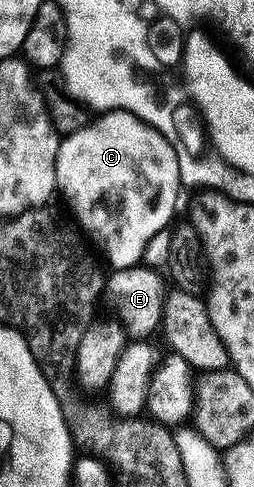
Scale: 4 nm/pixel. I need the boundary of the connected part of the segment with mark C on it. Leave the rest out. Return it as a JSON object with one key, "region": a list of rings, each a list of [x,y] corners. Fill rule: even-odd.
{"region":[[[105,111],[85,123],[82,129],[61,138],[56,162],[56,190],[61,196],[64,194],[69,209],[76,214],[79,230],[86,233],[98,251],[100,246],[99,254],[108,258],[109,268],[121,271],[137,266],[150,237],[173,222],[172,214],[182,190],[176,150],[157,127],[143,123],[134,113]]]}

